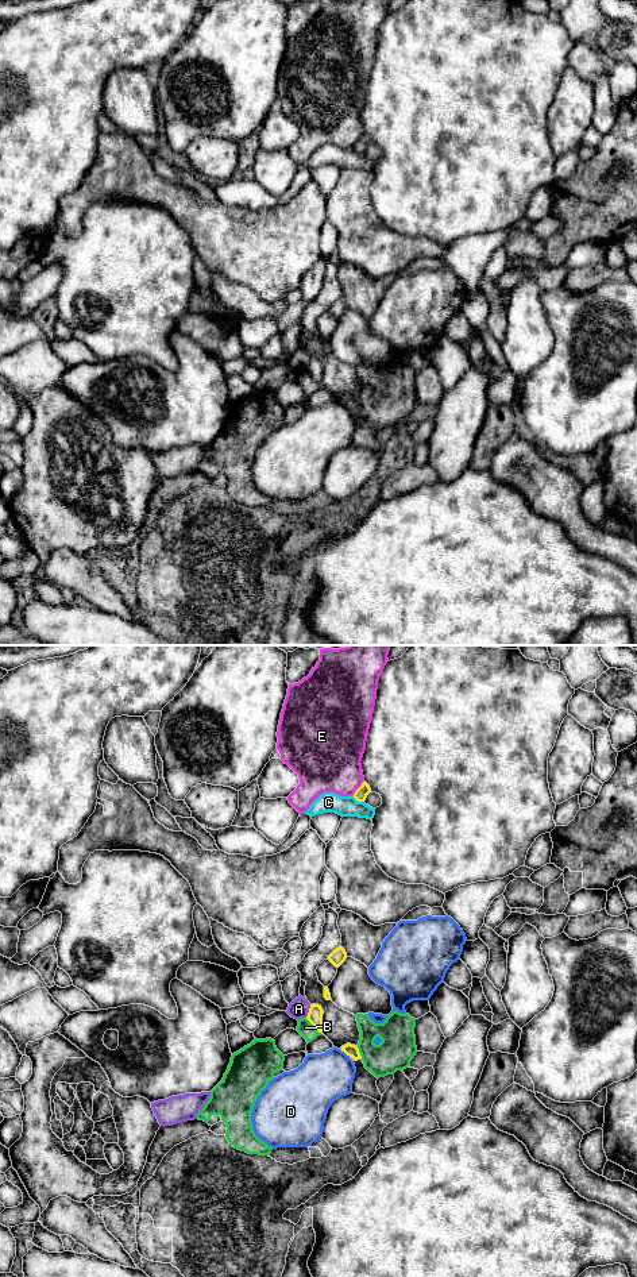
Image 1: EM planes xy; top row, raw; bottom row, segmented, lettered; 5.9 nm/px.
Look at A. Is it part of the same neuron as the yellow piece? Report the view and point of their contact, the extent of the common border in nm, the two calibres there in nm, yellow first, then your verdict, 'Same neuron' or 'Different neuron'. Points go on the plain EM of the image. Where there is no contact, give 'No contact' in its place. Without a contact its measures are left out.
Touches yellow at xy (309, 363). Shared border 90 nm. Thickness 90 nm (yellow) against 120 nm. Different neuron

